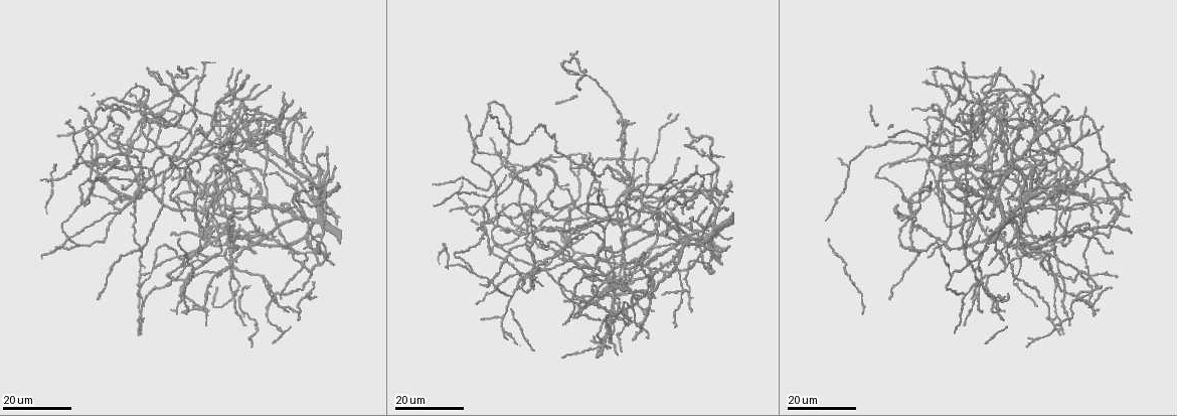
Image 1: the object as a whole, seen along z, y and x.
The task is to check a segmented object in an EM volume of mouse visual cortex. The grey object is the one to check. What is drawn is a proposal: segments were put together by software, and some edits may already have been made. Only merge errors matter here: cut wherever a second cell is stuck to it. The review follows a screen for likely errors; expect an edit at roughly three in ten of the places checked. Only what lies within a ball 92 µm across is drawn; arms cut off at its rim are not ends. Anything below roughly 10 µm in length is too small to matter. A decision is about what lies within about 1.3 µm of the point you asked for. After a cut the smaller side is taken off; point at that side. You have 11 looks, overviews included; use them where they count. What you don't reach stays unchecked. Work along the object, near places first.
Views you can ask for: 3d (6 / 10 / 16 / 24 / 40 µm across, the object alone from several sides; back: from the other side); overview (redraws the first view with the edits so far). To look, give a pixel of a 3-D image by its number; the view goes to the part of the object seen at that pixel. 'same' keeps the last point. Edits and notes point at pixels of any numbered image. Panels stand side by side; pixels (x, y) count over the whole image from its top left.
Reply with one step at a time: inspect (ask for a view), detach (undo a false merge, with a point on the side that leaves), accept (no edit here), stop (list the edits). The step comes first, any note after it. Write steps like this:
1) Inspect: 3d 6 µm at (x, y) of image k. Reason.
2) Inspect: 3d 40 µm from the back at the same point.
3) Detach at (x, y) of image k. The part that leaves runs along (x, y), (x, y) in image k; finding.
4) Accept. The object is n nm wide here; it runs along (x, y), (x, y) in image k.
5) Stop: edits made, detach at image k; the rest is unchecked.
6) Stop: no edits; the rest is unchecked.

Inspect: 3d 16 µm at (602, 280) of image 1. Thin arm on a thick one.

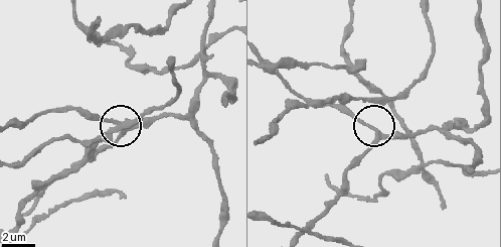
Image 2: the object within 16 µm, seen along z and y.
Inspect: 3d 6 µm at (375, 133) of image 2.

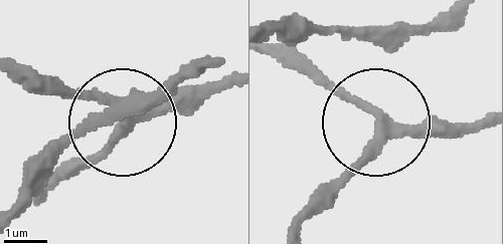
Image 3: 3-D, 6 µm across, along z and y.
Inspect: 3d 6 µm from the back at (383, 119) of image 3.

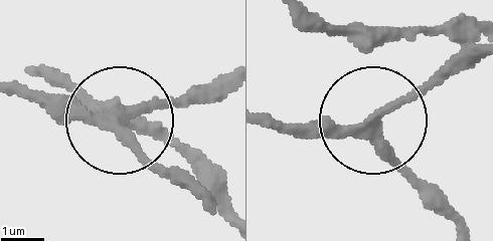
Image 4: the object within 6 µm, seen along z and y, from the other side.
Accept. It runs along (271, 116), (368, 128), (430, 185) in image 4; all the same cell.

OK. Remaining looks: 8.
Inspect: 3d 16 µm at (201, 229) of image 1. Looks like a crossing.

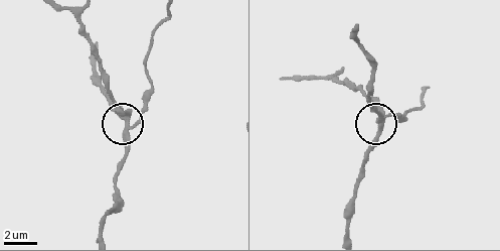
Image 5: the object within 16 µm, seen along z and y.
Inspect: 3d 10 µm at (127, 115) of image 5. Closer look.

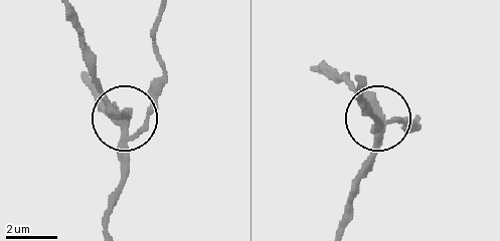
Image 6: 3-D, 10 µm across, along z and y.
Inspect: 3d 6 µm at (128, 116) of image 6.

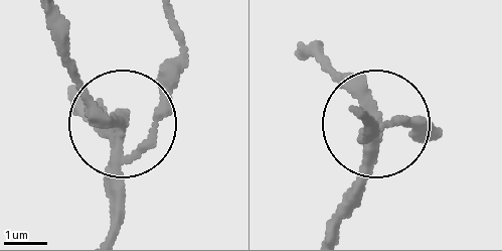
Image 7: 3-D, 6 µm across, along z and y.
Detach at (165, 108) of image 7. 4 arms meet here; a second cell is stuck on.

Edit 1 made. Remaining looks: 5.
Inspect: 3d 24 µm at (694, 262) of image 1. Small branch off a trunk.

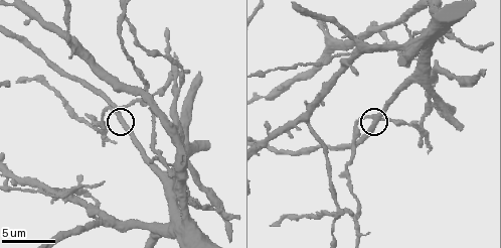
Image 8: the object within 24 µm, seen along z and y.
Inspect: 3d 6 µm at (372, 124) of image 8.

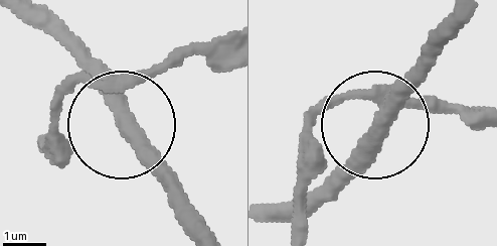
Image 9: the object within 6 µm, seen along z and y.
Accept. 4 arms meet here; one cell here.

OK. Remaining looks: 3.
Inspect: 3d 16 µm at (1000, 96) of image 1.

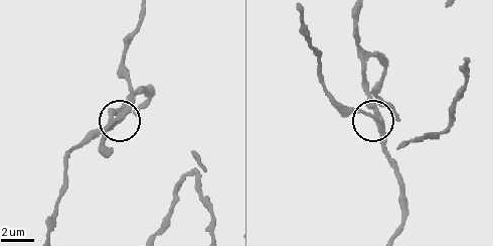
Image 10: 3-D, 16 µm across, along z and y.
Inspect: 3d 10 µm at (373, 119) of image 10. Zoom in.

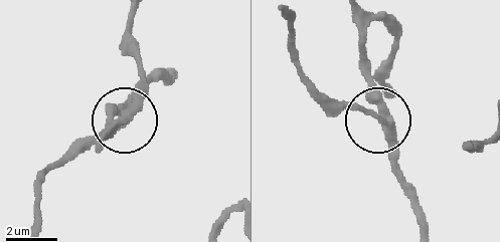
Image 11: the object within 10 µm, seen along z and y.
Accept. All the same cell.

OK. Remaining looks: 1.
Stop: edits made, detach at image 7; the rest is unchecked.

